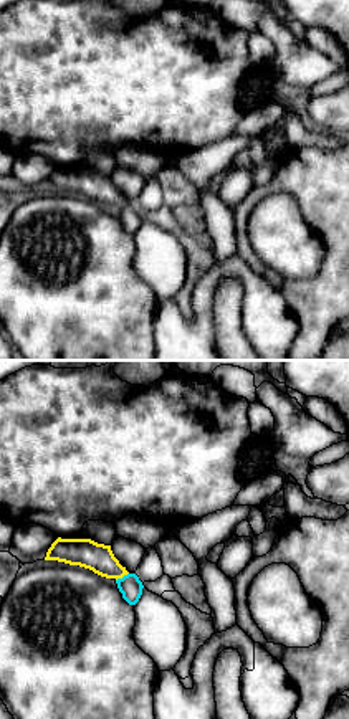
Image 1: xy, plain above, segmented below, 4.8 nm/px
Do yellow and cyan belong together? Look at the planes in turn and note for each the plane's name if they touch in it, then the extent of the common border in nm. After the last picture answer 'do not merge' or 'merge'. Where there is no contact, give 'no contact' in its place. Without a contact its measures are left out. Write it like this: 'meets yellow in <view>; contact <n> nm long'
meets yellow in xy; contact 80 nm long

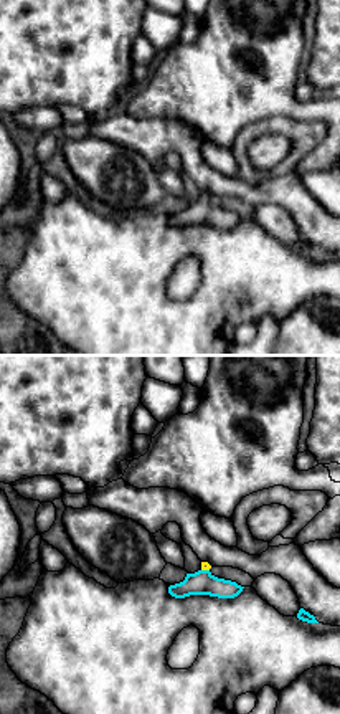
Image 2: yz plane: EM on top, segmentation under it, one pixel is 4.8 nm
meets yellow in yz; contact 40 nm long

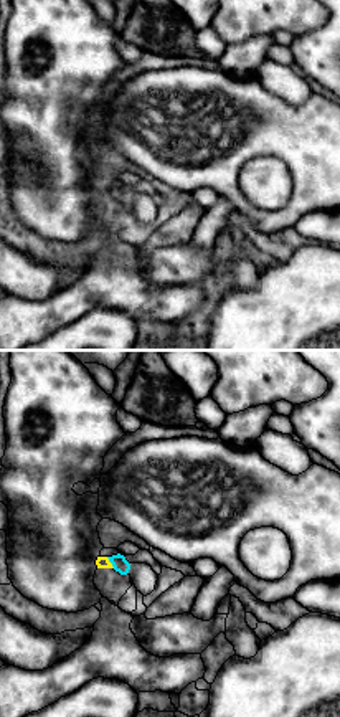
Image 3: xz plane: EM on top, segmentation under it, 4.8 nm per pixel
meets yellow in xz; contact 70 nm long

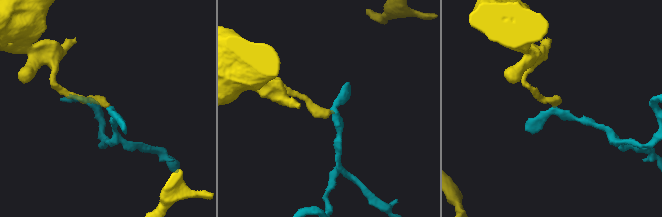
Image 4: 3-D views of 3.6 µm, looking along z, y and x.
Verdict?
merge

